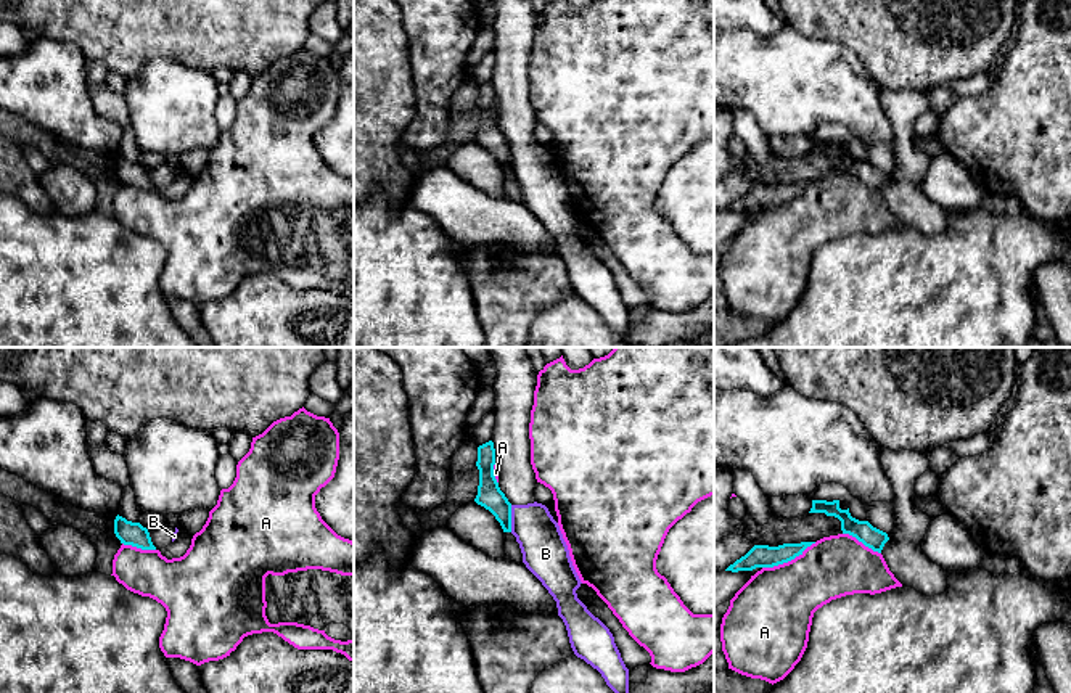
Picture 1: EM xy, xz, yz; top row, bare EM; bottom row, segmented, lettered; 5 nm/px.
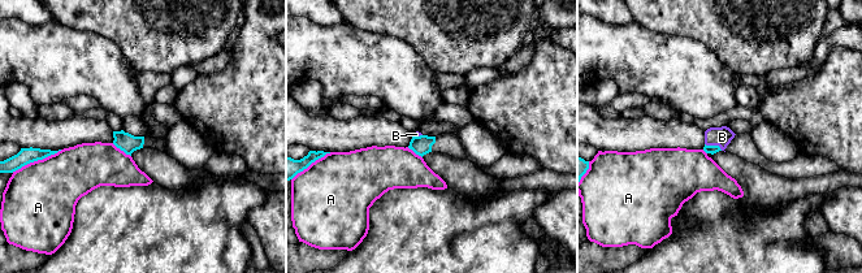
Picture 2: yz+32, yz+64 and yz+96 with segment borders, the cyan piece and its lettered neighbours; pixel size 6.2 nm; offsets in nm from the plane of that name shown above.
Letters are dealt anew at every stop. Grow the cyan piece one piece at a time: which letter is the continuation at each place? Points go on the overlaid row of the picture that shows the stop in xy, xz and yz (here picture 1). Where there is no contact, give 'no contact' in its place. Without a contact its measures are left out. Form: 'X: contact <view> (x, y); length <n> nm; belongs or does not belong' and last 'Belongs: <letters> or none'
A: contact yz (788, 560); length 300 nm; does not belong
B: contact xz (510, 518); length 140 nm; does not belong
Belongs: none

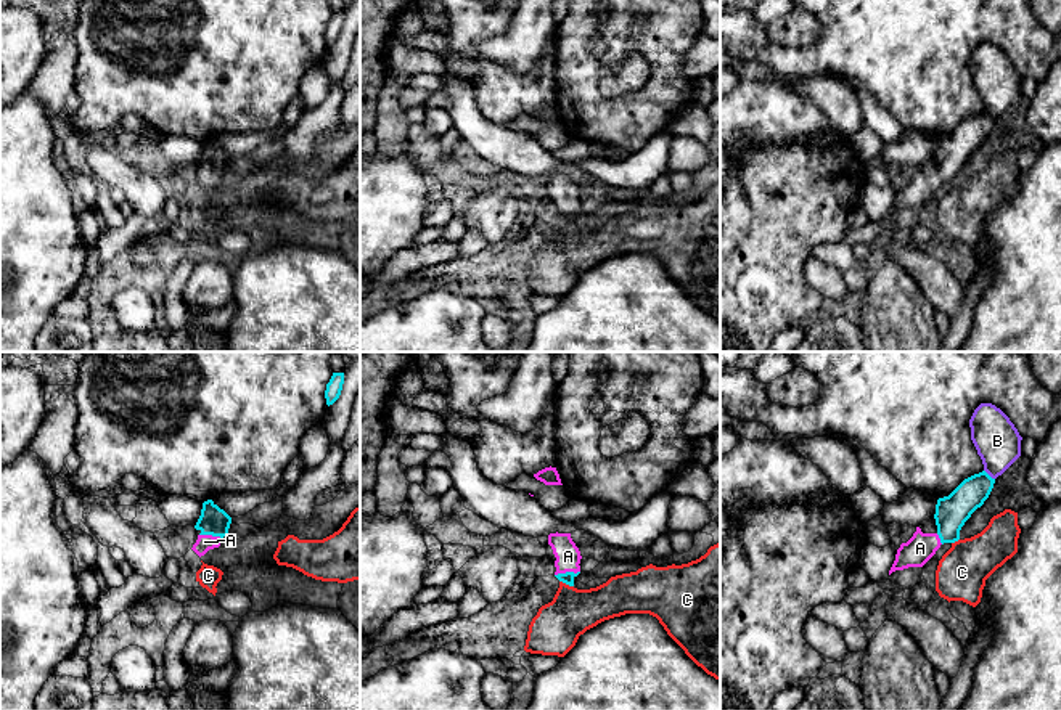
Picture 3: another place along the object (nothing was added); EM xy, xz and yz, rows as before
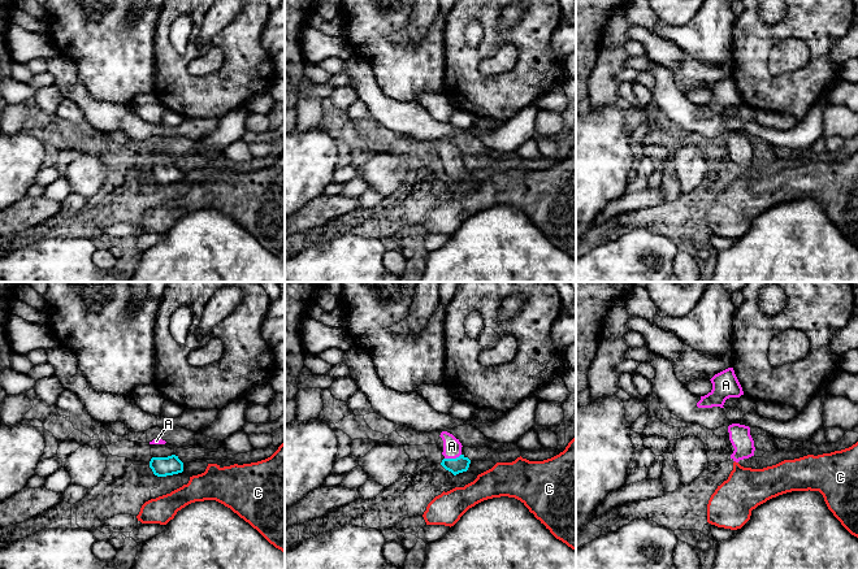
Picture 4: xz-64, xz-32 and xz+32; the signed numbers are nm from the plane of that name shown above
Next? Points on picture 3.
A: contact xz (566, 572); length 130 nm; belongs
B: contact yz (987, 474); length 80 nm; does not belong
C: contact xz (566, 583); length 80 nm; does not belong
Belongs: A

